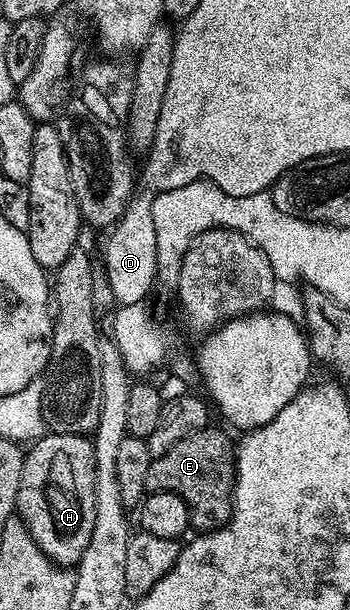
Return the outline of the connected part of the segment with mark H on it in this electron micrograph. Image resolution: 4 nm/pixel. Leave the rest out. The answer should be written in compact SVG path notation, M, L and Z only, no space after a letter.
M45 432L43 436L25 452L22 479L18 483L18 495L16 496L16 513L24 520L24 525L30 531L34 543L38 543L38 547L45 555L52 561L55 561L57 565L75 567L79 563L83 551L86 550L86 545L90 541L95 521L95 447L93 445L93 438L83 433Z

